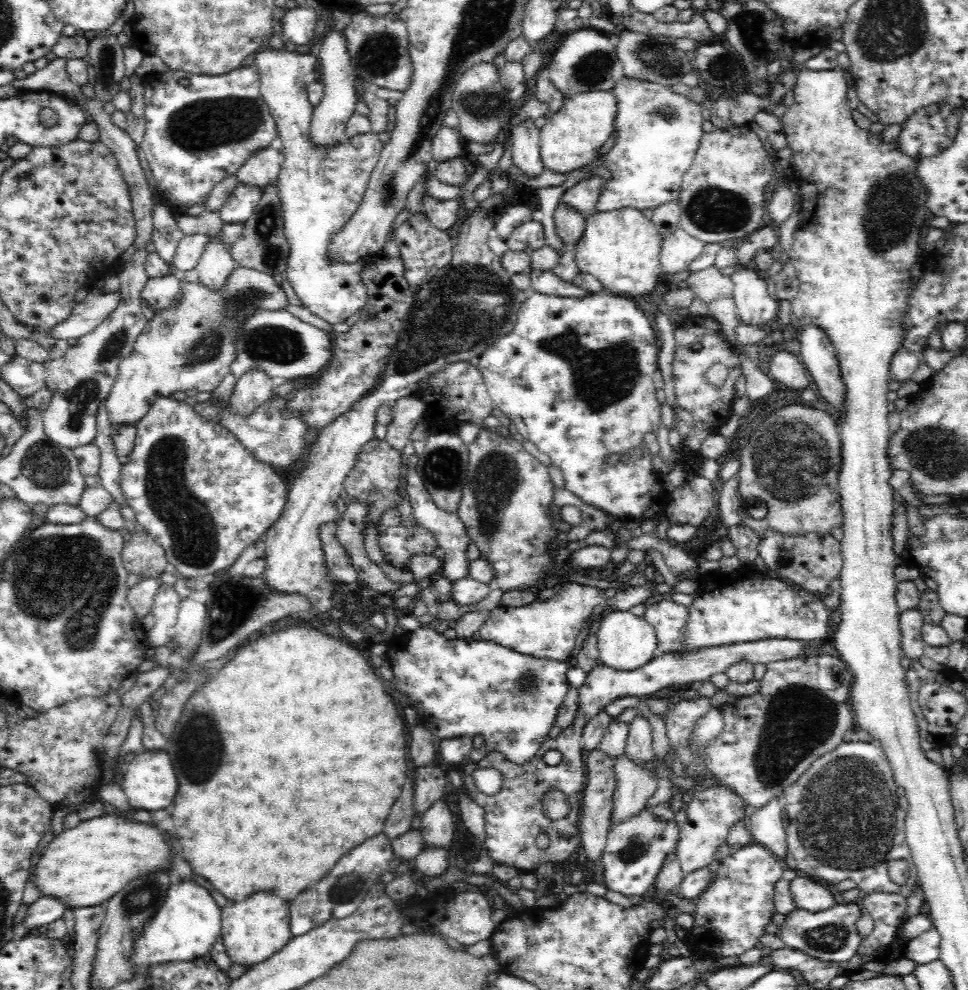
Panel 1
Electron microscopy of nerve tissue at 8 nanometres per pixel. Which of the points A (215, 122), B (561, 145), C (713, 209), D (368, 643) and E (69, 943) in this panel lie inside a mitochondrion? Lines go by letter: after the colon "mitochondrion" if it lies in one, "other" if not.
A: mitochondrion
B: other
C: mitochondrion
D: other
E: other

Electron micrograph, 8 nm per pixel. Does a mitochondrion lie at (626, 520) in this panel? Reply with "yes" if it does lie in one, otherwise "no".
no

